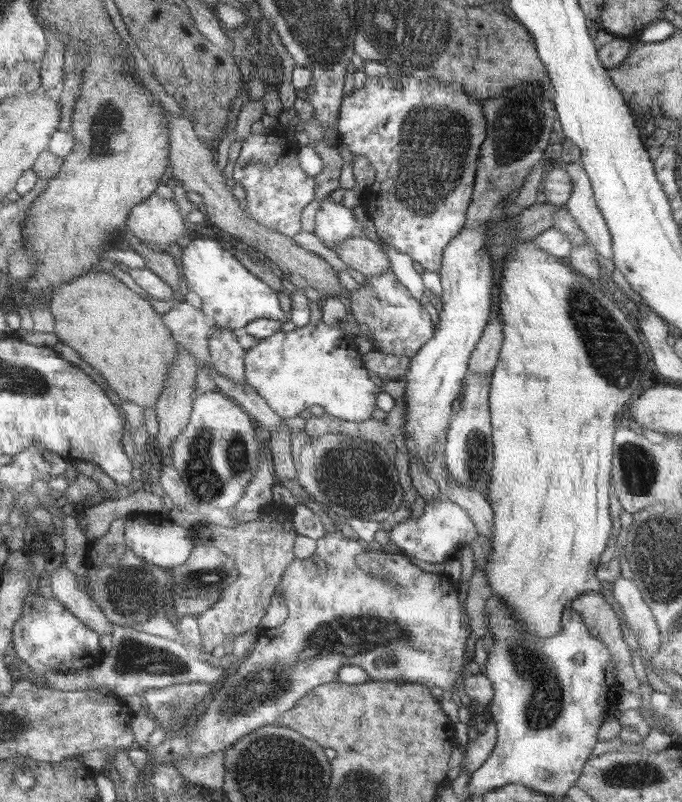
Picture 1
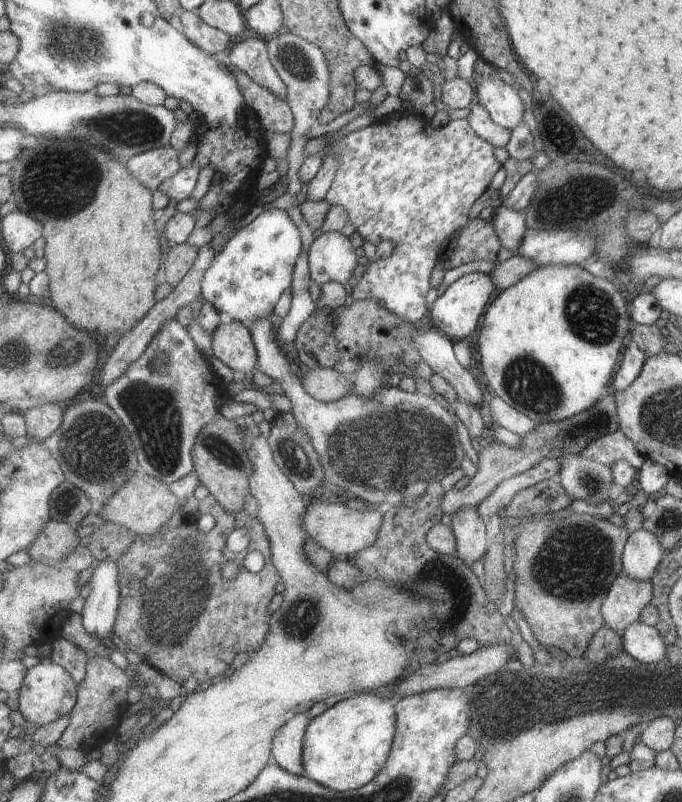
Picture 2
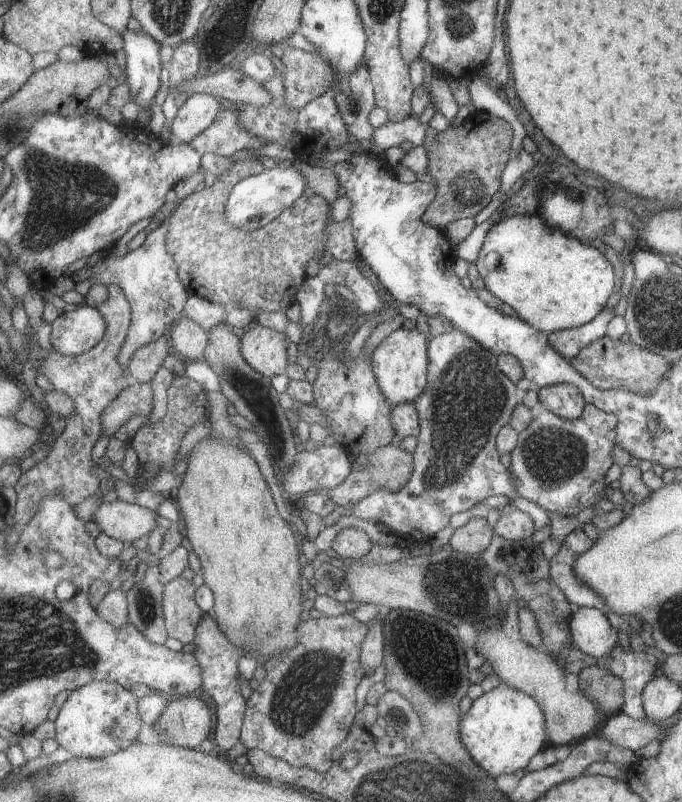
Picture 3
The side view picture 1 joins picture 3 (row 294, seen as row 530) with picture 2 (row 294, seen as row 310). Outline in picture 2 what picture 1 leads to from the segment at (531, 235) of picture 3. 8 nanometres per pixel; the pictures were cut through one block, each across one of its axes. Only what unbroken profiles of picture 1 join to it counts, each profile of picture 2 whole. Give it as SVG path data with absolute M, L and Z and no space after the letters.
M551 264L537 268L513 288L501 292L485 314L479 336L485 382L489 382L491 394L501 396L509 406L537 420L537 424L575 418L597 406L603 390L611 388L615 380L613 374L621 368L619 356L625 352L625 338L631 332L629 324L633 324L633 312L615 282L593 276L585 270L585 264Z

